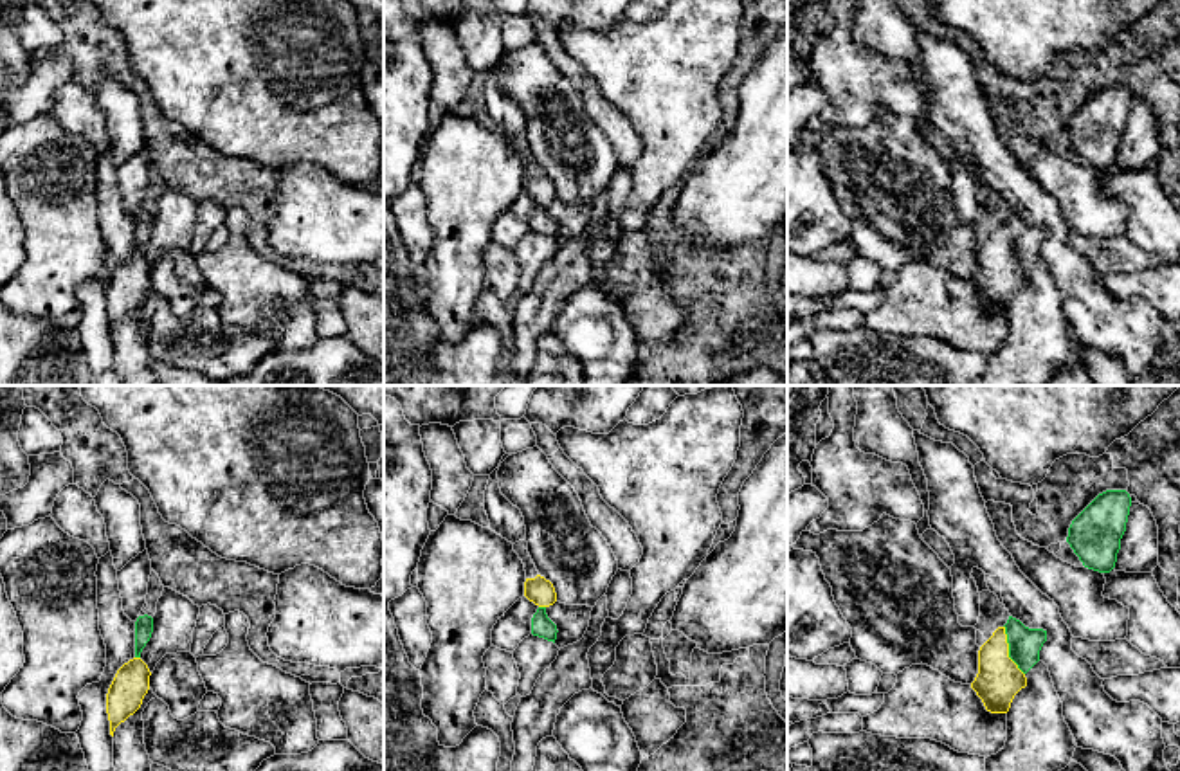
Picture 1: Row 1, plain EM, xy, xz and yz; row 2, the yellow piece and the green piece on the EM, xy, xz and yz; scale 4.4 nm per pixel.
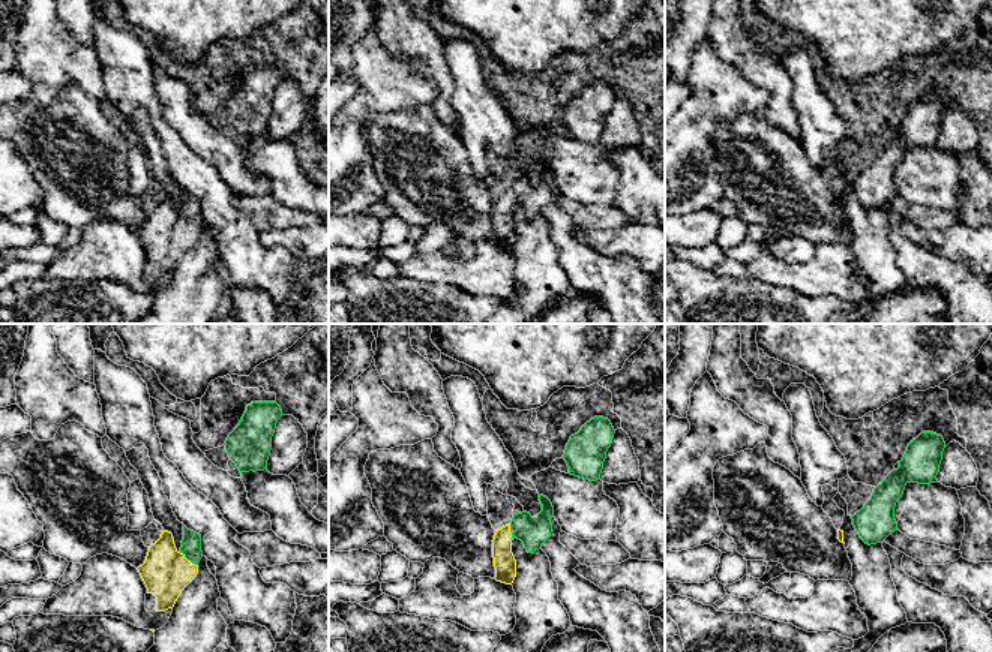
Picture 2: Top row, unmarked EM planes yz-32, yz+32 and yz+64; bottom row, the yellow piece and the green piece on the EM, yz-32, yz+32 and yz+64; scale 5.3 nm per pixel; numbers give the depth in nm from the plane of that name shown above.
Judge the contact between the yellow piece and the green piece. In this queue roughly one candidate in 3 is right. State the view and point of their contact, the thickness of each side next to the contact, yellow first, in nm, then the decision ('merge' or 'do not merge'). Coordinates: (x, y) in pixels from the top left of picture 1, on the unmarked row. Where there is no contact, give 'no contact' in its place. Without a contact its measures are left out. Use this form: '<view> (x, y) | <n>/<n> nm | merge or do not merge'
yz (1007, 247) | 200/140 nm | merge

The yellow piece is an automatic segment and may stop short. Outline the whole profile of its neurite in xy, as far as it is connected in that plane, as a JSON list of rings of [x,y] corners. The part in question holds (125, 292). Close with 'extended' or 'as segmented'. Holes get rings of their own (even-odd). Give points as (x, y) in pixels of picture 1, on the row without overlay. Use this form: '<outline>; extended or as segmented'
[[[144,211],[135,218],[135,254],[124,259],[106,290],[106,310],[110,317],[110,331],[113,333],[115,324],[133,312],[144,292],[150,286],[150,265],[141,256],[141,249],[150,238],[153,229],[153,214]]]; extended

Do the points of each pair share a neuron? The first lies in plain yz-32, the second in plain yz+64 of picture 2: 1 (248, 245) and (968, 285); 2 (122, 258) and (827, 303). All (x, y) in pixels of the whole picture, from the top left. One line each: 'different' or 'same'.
1: same
2: different

